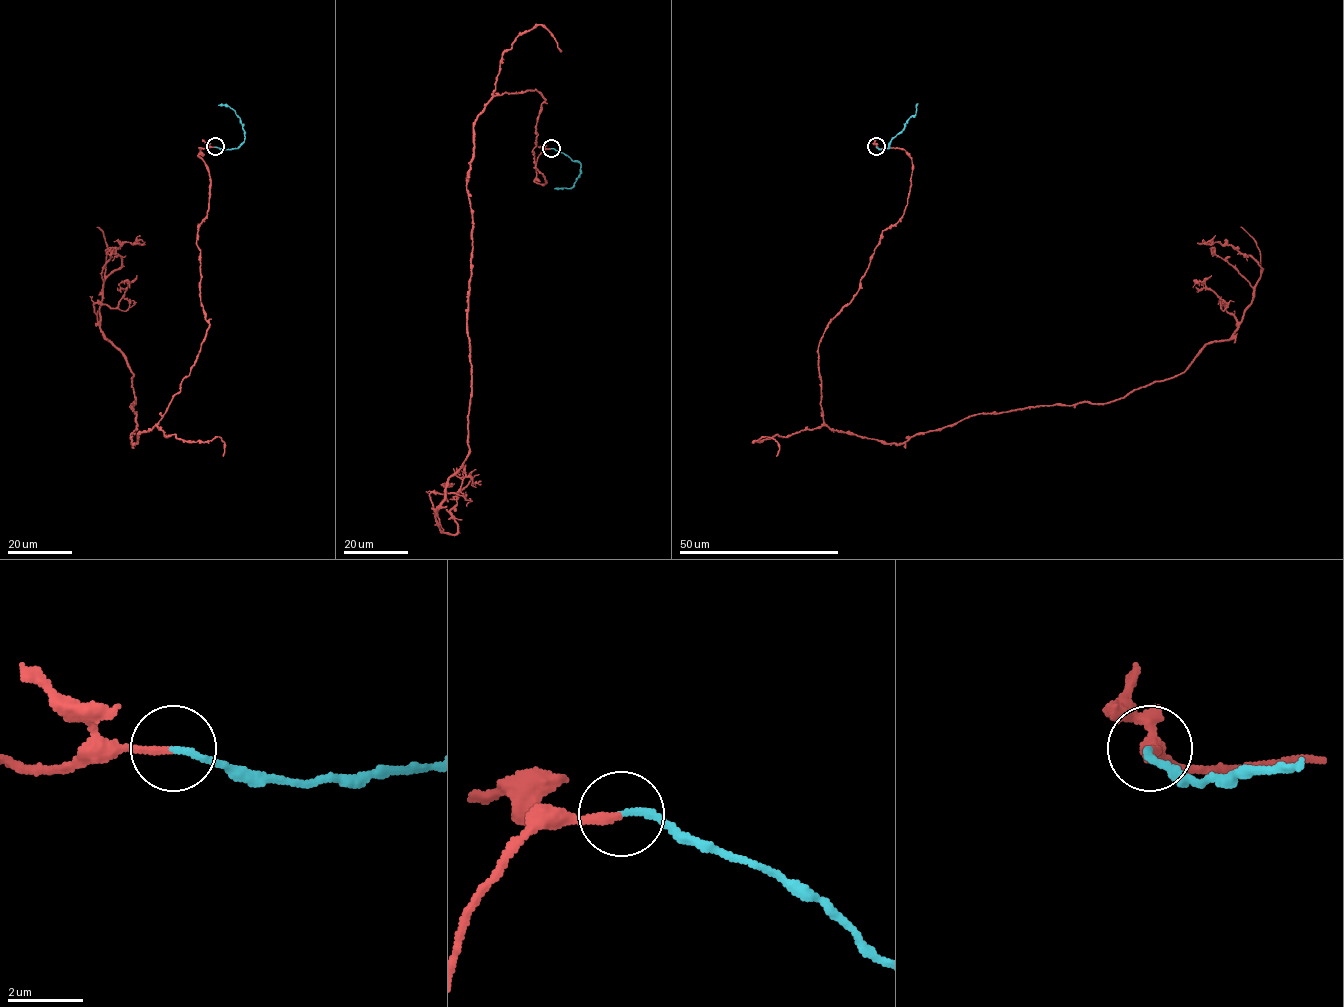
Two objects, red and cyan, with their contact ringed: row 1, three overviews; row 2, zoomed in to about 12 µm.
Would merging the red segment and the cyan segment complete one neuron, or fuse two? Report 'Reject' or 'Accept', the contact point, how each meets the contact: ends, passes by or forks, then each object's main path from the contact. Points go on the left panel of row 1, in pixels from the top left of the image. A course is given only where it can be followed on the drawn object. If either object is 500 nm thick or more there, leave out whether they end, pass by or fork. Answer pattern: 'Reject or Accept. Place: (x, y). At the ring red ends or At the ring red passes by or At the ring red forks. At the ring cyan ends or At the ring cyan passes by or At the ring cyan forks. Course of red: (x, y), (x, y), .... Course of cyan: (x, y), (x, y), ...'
Accept. Place: (215, 146). At the ring red ends. At the ring cyan ends. Course of red: (215, 147), (199, 147), (209, 327), (133, 443), (133, 374), (100, 307), (114, 251), (145, 244). Course of cyan: (215, 147), (237, 148), (245, 139), (241, 119), (229, 106), (218, 105)

